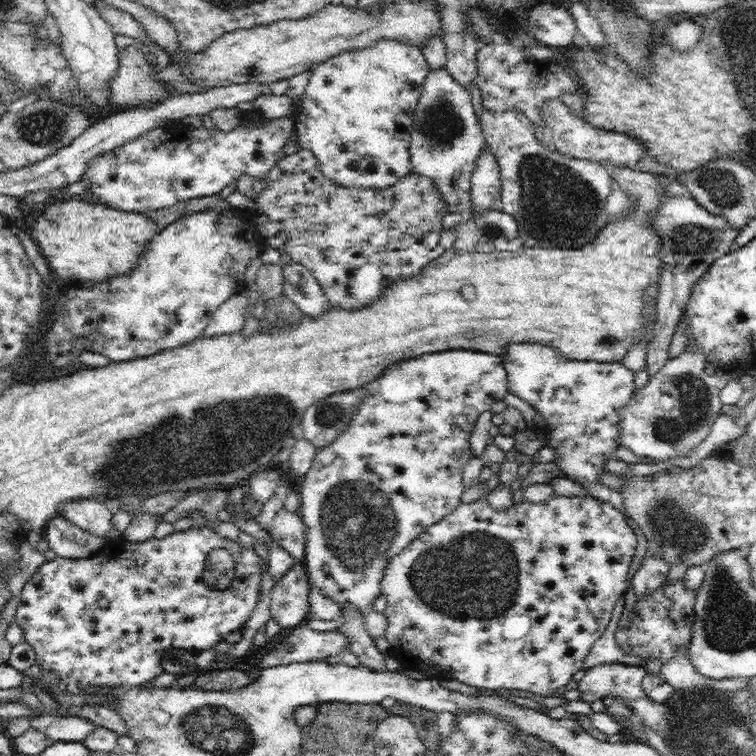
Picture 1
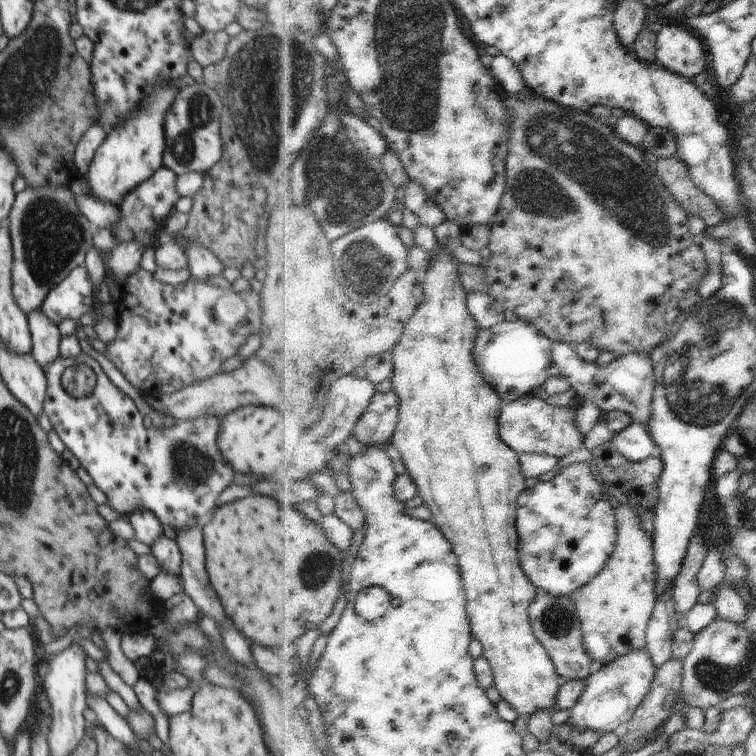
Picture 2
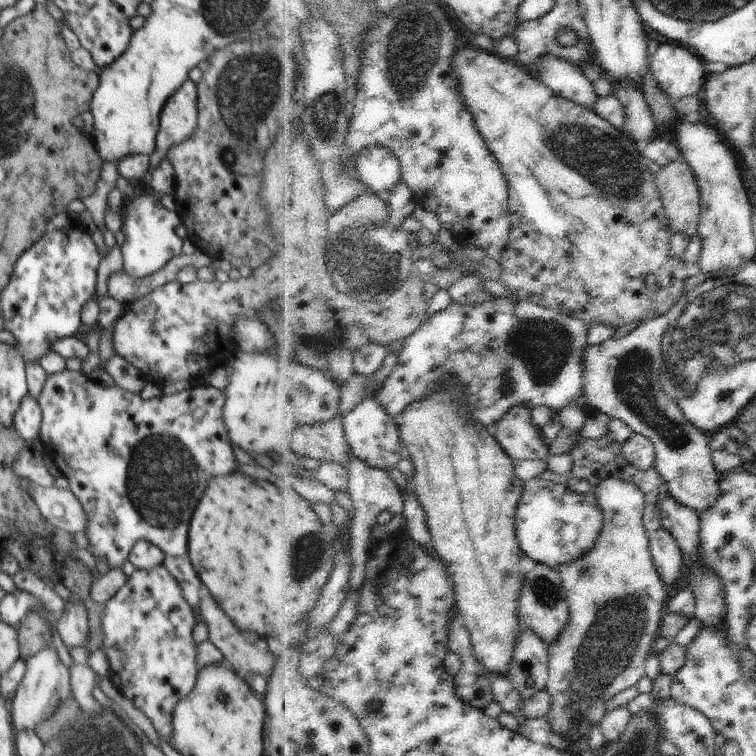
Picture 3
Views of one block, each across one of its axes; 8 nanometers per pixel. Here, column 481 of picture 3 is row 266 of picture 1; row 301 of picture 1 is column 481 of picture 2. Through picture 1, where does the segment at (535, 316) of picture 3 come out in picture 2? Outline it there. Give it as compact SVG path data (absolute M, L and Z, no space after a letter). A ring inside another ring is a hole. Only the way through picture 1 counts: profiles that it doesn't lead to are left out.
M520 318L515 322L504 321L490 330L481 329L476 341L476 360L482 366L482 372L486 372L488 382L500 390L503 408L526 394L532 395L538 386L545 386L551 378L546 370L554 365L554 342L536 326Z

